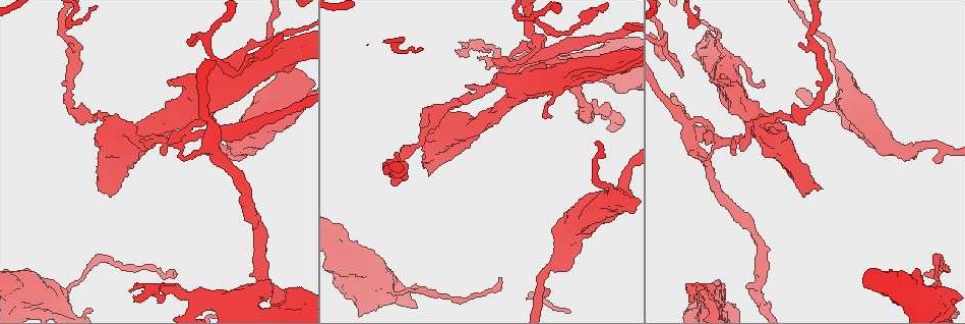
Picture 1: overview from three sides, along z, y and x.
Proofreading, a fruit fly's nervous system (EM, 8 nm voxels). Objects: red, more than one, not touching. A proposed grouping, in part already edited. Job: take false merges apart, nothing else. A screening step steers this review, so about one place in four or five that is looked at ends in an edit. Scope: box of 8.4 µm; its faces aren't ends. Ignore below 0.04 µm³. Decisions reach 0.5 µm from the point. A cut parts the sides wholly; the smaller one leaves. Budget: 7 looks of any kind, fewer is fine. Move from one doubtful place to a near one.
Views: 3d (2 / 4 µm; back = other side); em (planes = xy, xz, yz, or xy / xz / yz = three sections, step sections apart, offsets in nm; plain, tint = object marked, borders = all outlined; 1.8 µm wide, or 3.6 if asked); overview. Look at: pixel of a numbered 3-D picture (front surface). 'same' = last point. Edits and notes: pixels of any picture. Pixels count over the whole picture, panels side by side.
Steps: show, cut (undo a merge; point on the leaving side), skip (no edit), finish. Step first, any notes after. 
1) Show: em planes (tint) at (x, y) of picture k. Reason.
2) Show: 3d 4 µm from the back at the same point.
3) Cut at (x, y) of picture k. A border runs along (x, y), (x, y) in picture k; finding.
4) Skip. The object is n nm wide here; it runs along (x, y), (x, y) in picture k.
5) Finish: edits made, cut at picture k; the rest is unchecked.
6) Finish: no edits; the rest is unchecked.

Show: 3d 4 µm at (228, 77) of picture 1.

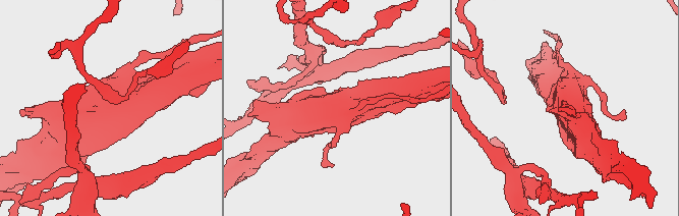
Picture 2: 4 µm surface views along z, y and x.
Show: em planes (borders) at (340, 109) of picture 2.

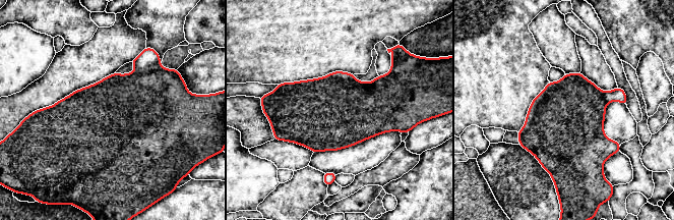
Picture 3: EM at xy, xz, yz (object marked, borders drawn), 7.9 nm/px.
Cut at (156, 99) of picture 3. The object is 600 nm wide here; a border runs along (159, 65), (143, 70), (136, 70) in picture 3; two neurons meet here.

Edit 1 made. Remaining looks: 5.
Show: 3d 4 µm at (234, 305) of picture 1. Abrupt turn.

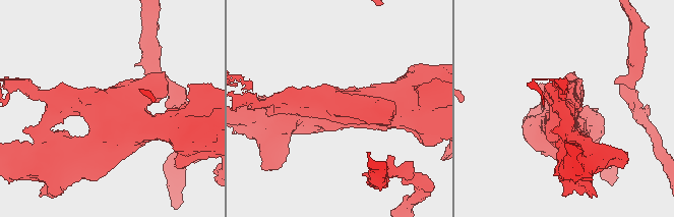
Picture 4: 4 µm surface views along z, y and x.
Show: em planes (borders) at (112, 107) of picture 4. Shape alone is not enough.

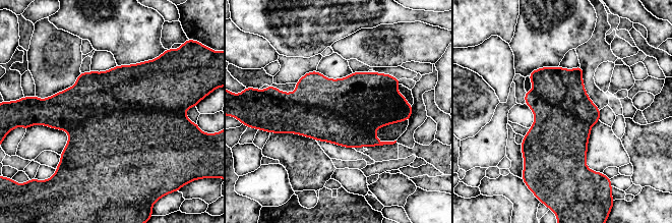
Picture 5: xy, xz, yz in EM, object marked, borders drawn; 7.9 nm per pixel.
Cut at (144, 86) of picture 5. A border runs along (181, 110), (112, 110), (65, 129) in picture 5; a second neuron is stuck on.

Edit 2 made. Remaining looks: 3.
Show: overview. See it whole again.

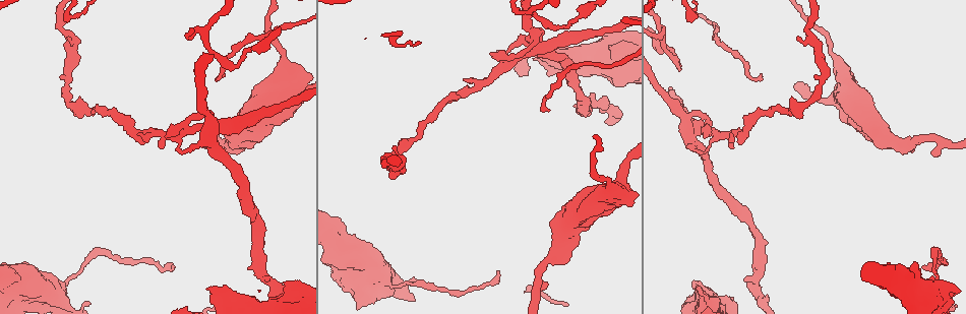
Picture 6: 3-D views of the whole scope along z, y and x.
Show: em 3.6 µm yz step 4 (tint) at (351, 271) of picture 6. Sudden change in width.

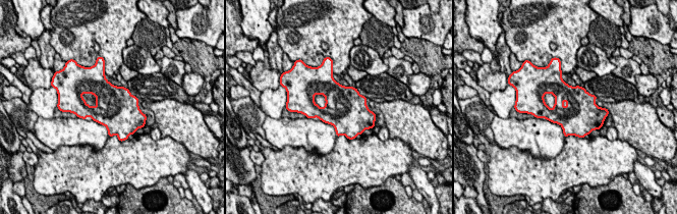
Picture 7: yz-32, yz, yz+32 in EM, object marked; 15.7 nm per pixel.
Show: em 3.6 µm xz step 8 (tint) at the same point. Another direction.

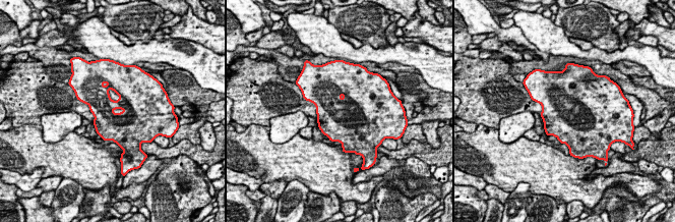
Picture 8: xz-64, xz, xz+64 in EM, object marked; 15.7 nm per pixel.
Skip. The object is 650 nm wide here; all the same neuron.

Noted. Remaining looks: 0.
Finish: edits made, cut at picture 3, cut at picture 5; the rest is unchecked.

